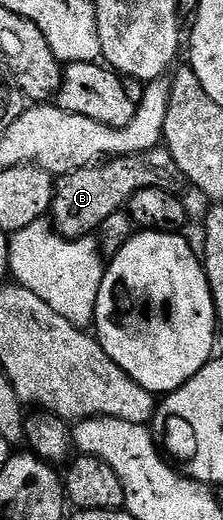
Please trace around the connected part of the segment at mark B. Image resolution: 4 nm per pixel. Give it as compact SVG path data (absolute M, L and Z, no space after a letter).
M164 148L106 160L90 166L88 170L77 170L74 174L64 175L56 183L51 222L62 238L88 238L98 233L109 216L124 211L135 194L143 192L143 188L177 192L180 191L180 186L183 186L181 170Z

